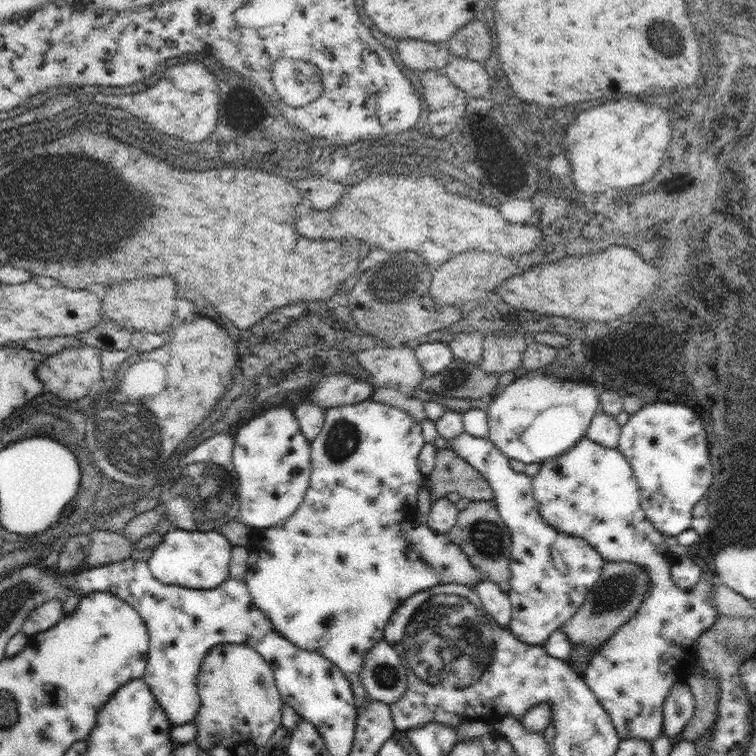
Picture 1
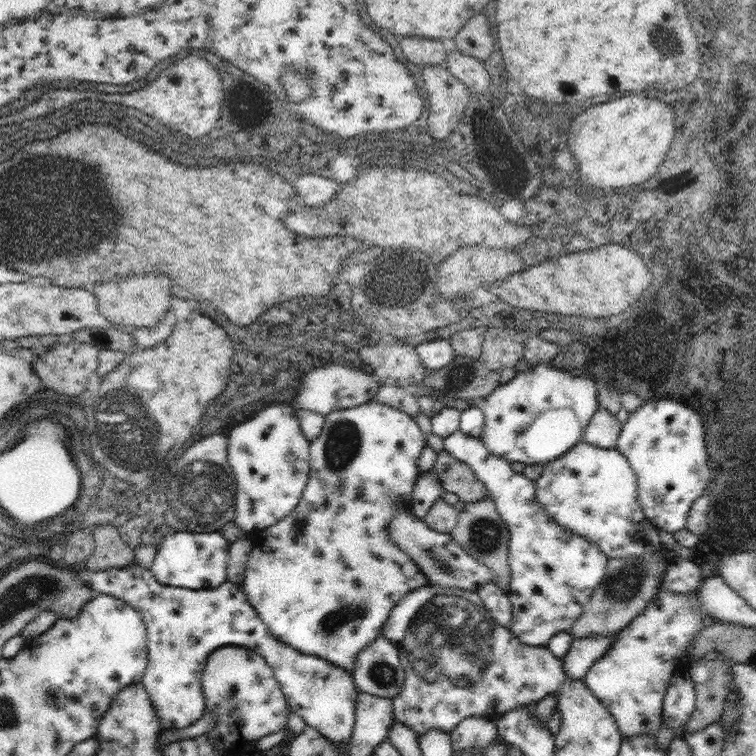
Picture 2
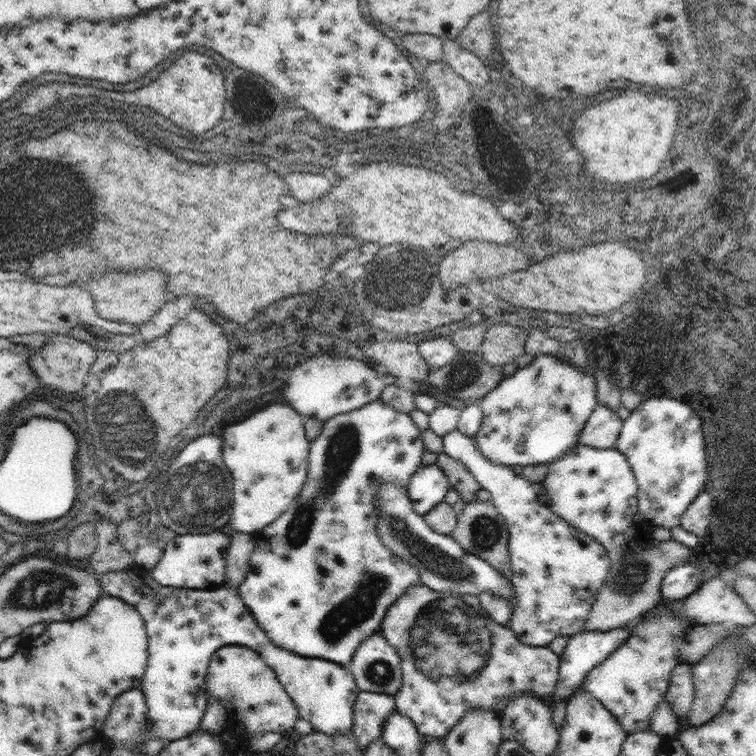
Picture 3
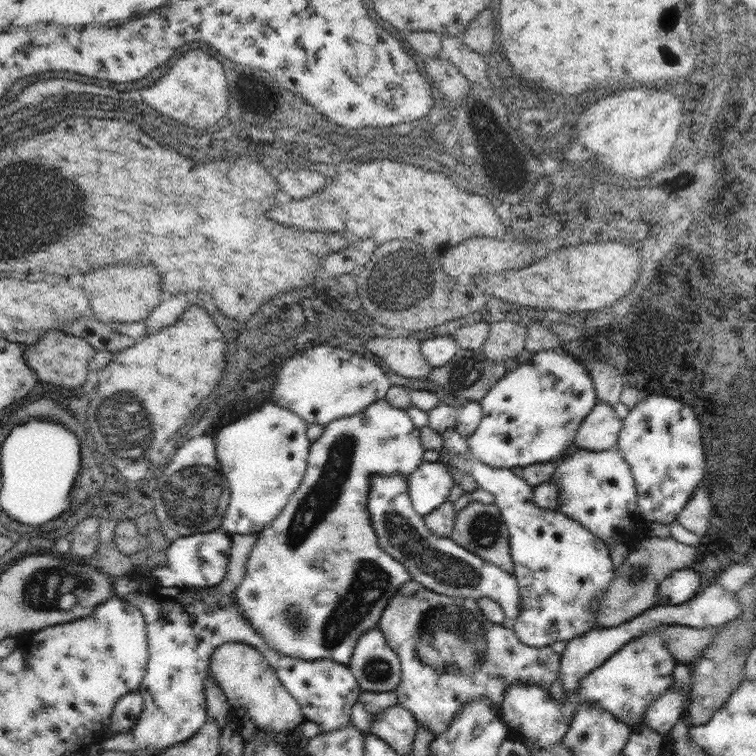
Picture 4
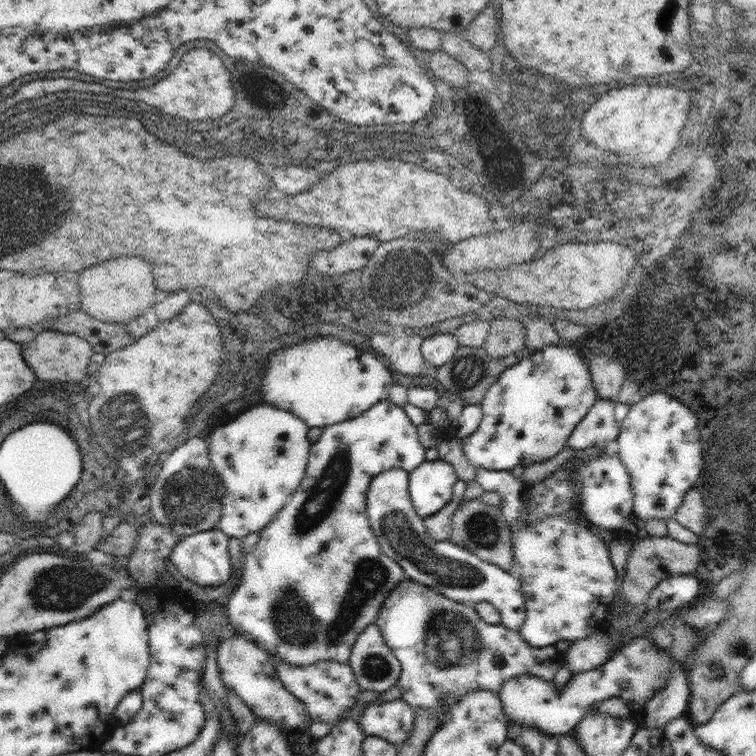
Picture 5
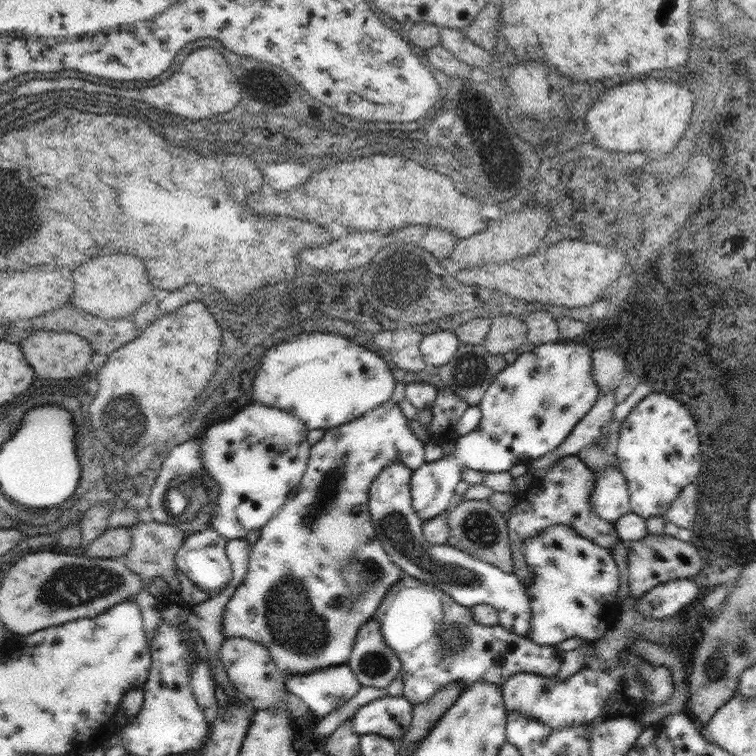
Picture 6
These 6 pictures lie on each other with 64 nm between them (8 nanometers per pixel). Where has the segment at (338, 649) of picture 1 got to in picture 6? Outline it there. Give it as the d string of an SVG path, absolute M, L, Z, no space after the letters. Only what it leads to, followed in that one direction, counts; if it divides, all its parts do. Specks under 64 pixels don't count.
M391 400L351 422L325 430L323 438L311 446L309 462L295 498L287 500L285 506L261 526L259 540L251 546L247 576L235 588L221 616L225 640L247 638L263 644L281 676L305 676L313 670L349 662L359 628L375 616L389 588L403 576L403 570L389 558L377 540L367 508L373 480L395 462L403 462L407 468L417 470L425 464L425 444L407 426L407 418L399 404Z

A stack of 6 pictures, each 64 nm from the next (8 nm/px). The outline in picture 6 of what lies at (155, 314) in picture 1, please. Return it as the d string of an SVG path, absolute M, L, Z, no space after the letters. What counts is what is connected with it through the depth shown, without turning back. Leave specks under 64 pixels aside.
M101 254L91 260L81 262L73 270L73 298L71 306L79 306L83 312L105 318L117 320L125 316L133 316L137 308L145 308L153 292L151 282L145 276L145 266L139 258L129 254Z

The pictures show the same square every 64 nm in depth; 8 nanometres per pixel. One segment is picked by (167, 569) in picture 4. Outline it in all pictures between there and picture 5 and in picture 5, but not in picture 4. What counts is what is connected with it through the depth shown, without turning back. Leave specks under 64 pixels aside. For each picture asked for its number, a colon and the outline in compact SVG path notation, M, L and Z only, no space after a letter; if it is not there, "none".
5: M217 526L207 532L197 532L191 536L181 536L179 544L173 548L169 562L179 570L181 576L195 582L201 588L215 588L231 580L233 568L229 562L229 536L225 536Z

